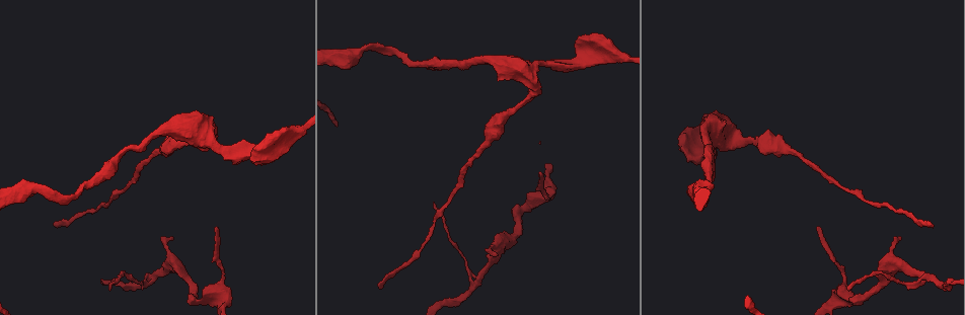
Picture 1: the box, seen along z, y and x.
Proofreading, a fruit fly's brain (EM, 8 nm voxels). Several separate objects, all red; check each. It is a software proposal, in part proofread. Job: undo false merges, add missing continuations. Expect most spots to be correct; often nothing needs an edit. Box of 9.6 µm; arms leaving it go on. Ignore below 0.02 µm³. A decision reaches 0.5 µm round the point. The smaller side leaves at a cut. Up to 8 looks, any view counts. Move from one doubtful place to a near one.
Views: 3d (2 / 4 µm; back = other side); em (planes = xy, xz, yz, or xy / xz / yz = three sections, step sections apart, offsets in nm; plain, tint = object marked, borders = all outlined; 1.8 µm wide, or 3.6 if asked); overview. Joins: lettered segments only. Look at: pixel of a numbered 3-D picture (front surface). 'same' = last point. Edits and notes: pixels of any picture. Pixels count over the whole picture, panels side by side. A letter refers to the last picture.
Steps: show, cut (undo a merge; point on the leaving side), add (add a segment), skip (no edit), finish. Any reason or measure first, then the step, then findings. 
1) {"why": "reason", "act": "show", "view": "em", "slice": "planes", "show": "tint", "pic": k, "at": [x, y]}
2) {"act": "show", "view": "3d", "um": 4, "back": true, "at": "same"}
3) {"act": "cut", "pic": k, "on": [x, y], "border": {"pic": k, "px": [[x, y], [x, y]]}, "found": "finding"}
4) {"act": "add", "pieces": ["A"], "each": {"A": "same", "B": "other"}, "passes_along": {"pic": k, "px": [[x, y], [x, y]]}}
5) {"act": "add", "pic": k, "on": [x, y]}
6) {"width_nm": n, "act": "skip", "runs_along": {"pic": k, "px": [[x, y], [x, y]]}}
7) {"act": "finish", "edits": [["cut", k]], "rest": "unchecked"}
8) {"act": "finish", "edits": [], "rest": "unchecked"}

{"why": "stops while still wide", "act": "show", "view": "3d", "um": 2, "pic": 1, "at": [678, 139]}

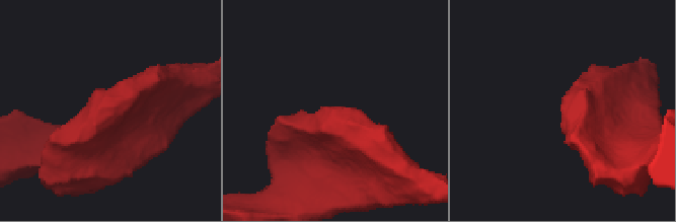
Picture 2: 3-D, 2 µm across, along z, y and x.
{"why": "need the tissue", "act": "show", "view": "em", "slice": "yz", "step": 4, "show": "borders", "pic": 2, "at": [353, 109]}

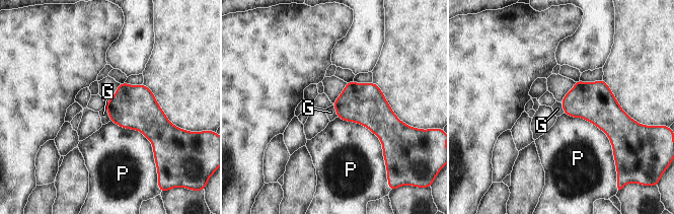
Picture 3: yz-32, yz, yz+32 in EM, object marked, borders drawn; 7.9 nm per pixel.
{"act": "show", "view": "em", "slice": "planes", "show": "borders", "at": "same"}

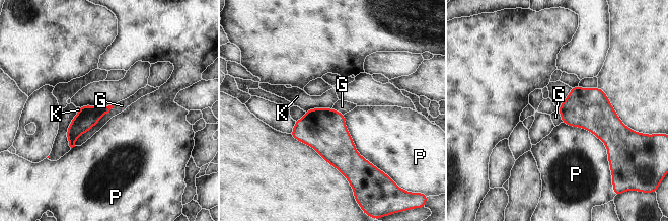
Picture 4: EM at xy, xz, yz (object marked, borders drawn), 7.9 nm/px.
{"longest_contact_nm": ["P", 500], "act": "skip", "each": {"G": "other", "K": "other", "P": "other"}, "found": "none of them fits"}

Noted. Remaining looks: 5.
{"why": "free end", "act": "show", "view": "3d", "um": 2, "pic": 1, "at": [495, 254]}

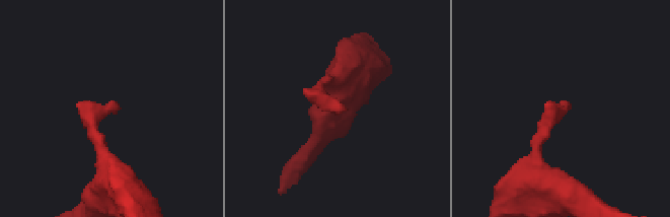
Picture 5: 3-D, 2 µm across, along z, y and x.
{"why": "need the tissue", "act": "show", "view": "em", "slice": "xz", "step": 4, "show": "borders", "pic": 5, "at": [568, 106]}

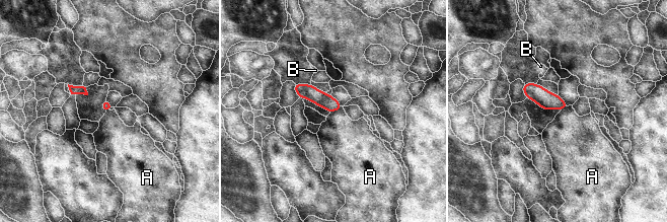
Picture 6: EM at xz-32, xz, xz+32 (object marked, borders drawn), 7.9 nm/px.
{"why": "cut it another way", "act": "show", "view": "em", "slice": "planes", "show": "borders", "at": "same"}

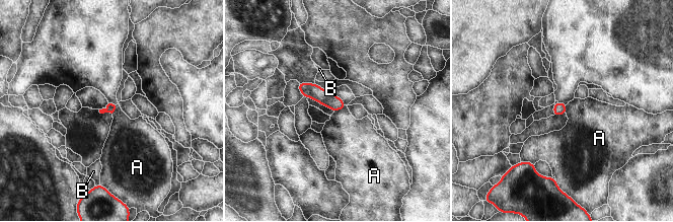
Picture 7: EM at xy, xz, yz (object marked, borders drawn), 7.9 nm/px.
{"act": "skip", "each": {"A": "other", "B": "other"}, "border": {"pic": 7, "px": [[521, 161], [530, 161], [534, 164]]}, "found": "no lettered segment goes on from it"}

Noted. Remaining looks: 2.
{"act": "finish", "edits": [], "rest": "unchecked"}

